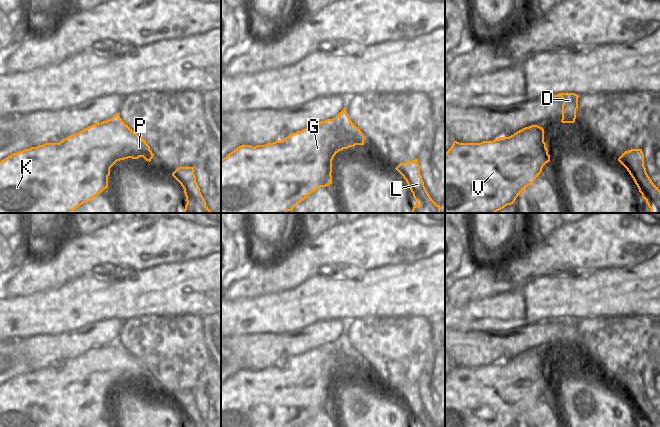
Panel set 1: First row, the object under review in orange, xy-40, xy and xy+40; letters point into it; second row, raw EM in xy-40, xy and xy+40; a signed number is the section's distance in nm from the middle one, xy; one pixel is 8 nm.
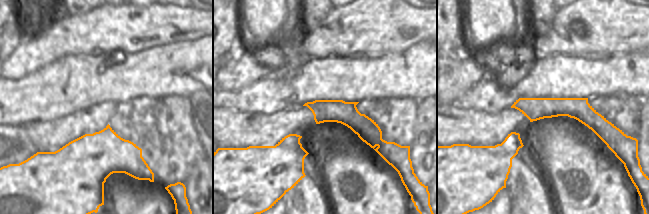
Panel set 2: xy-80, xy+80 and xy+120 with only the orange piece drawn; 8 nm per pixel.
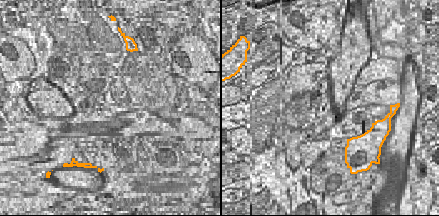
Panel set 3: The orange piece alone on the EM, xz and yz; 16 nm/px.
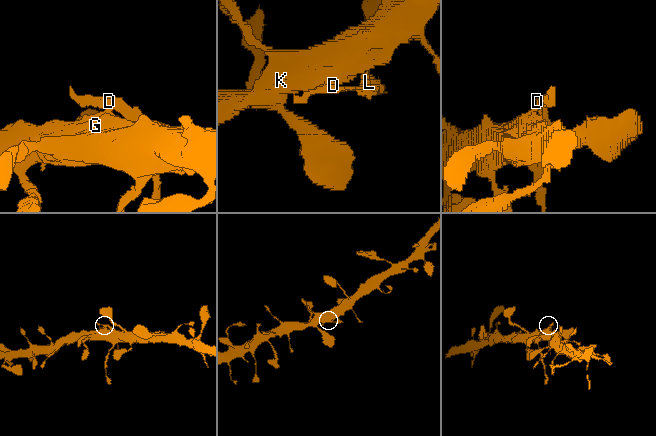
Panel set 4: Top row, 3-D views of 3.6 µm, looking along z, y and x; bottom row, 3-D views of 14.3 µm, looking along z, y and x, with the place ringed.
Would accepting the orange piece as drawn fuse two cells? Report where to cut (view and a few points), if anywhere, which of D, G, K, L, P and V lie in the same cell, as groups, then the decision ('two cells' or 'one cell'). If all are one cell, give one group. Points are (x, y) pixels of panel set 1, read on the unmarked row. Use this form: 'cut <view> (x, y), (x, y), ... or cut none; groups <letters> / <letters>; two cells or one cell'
cut xy+40 (562, 340), (569, 339), (572, 346); groups D L / G K P V; two cells

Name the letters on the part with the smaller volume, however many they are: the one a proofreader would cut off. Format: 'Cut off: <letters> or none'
Cut off: D, L

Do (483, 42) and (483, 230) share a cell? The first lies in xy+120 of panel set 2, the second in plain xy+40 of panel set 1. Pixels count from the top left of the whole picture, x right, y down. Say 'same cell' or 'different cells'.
same cell

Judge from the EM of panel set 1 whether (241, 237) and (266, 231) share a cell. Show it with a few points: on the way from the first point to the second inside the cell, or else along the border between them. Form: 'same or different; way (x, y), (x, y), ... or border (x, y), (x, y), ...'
different; border (245, 229), (248, 254)

